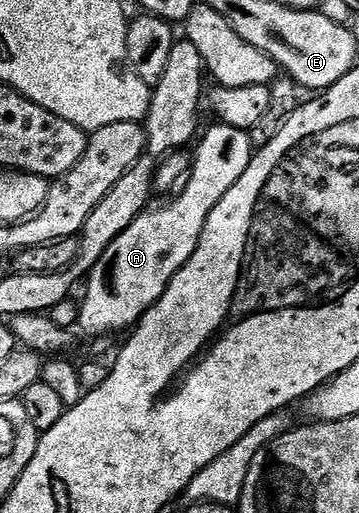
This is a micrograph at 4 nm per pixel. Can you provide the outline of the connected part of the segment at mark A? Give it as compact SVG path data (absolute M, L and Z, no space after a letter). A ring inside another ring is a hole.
M216 122L216 127L211 127L198 140L199 148L195 151L195 159L190 160L189 174L182 184L181 190L167 203L167 207L155 207L143 210L140 215L112 244L101 254L101 259L92 268L86 280L87 292L81 298L79 309L78 330L90 337L111 337L114 331L126 332L134 328L139 318L165 293L169 281L183 268L185 261L193 257L193 249L201 241L201 233L205 229L205 221L209 221L209 213L237 185L241 173L249 169L249 161L253 154L251 136L240 128L231 128L225 122Z

